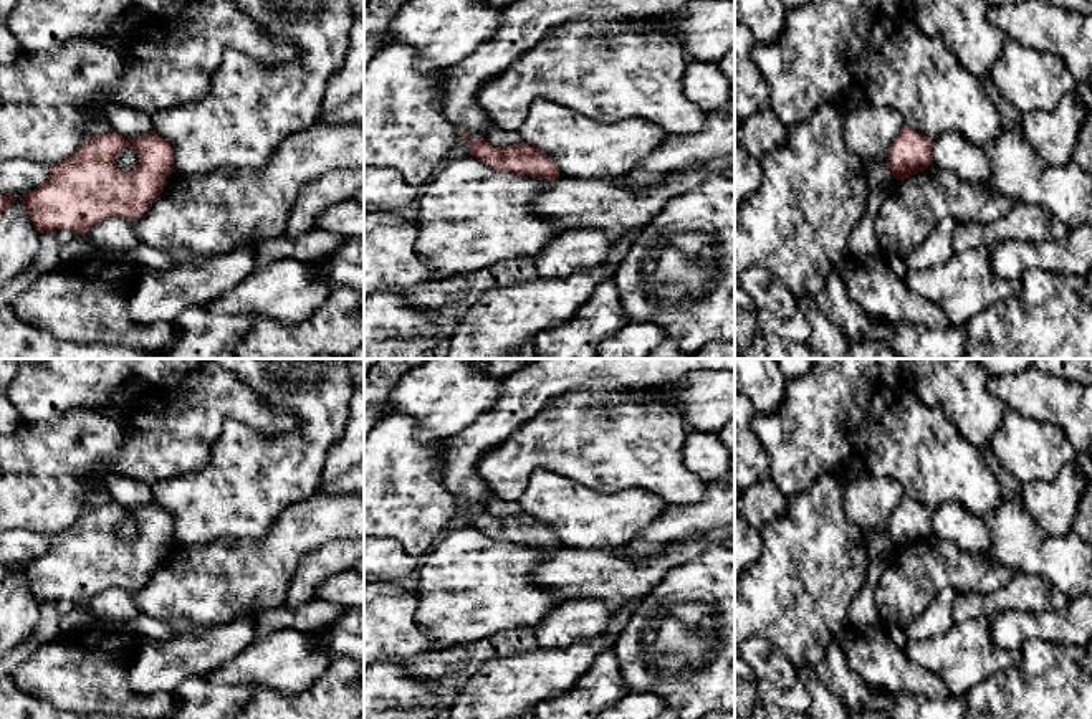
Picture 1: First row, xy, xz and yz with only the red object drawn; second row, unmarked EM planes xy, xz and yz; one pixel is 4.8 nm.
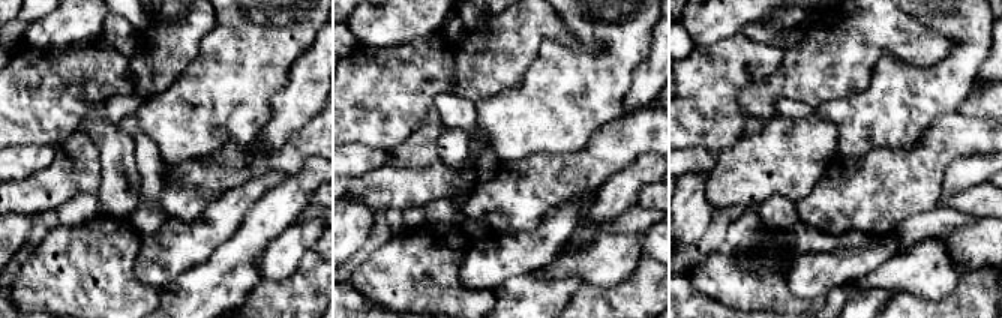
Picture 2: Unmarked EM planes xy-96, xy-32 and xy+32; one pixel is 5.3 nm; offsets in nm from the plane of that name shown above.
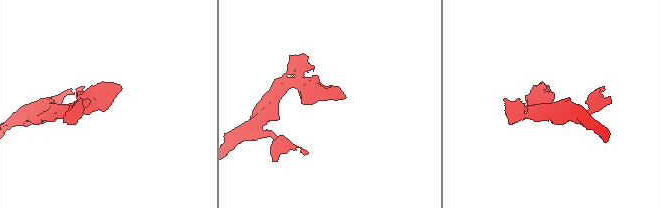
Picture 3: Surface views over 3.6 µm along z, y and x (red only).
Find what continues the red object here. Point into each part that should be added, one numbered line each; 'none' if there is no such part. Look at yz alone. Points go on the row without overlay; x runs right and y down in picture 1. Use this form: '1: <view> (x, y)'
none

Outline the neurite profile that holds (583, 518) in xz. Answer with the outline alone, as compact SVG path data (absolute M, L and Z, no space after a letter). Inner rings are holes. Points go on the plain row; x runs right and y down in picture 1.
M549 469L531 474L518 502L558 536L561 547L607 552L627 545L670 506L640 488L601 493Z

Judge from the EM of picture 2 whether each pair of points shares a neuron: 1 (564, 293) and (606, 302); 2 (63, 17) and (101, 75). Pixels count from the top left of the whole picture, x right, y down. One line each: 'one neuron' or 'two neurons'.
1: two neurons
2: two neurons

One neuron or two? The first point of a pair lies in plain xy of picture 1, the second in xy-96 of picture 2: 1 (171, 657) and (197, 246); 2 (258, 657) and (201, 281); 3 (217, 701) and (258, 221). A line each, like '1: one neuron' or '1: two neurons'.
1: one neuron
2: two neurons
3: one neuron

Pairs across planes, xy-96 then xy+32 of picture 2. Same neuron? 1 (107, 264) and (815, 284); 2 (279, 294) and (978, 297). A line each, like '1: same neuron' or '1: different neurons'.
1: different neurons
2: same neuron

